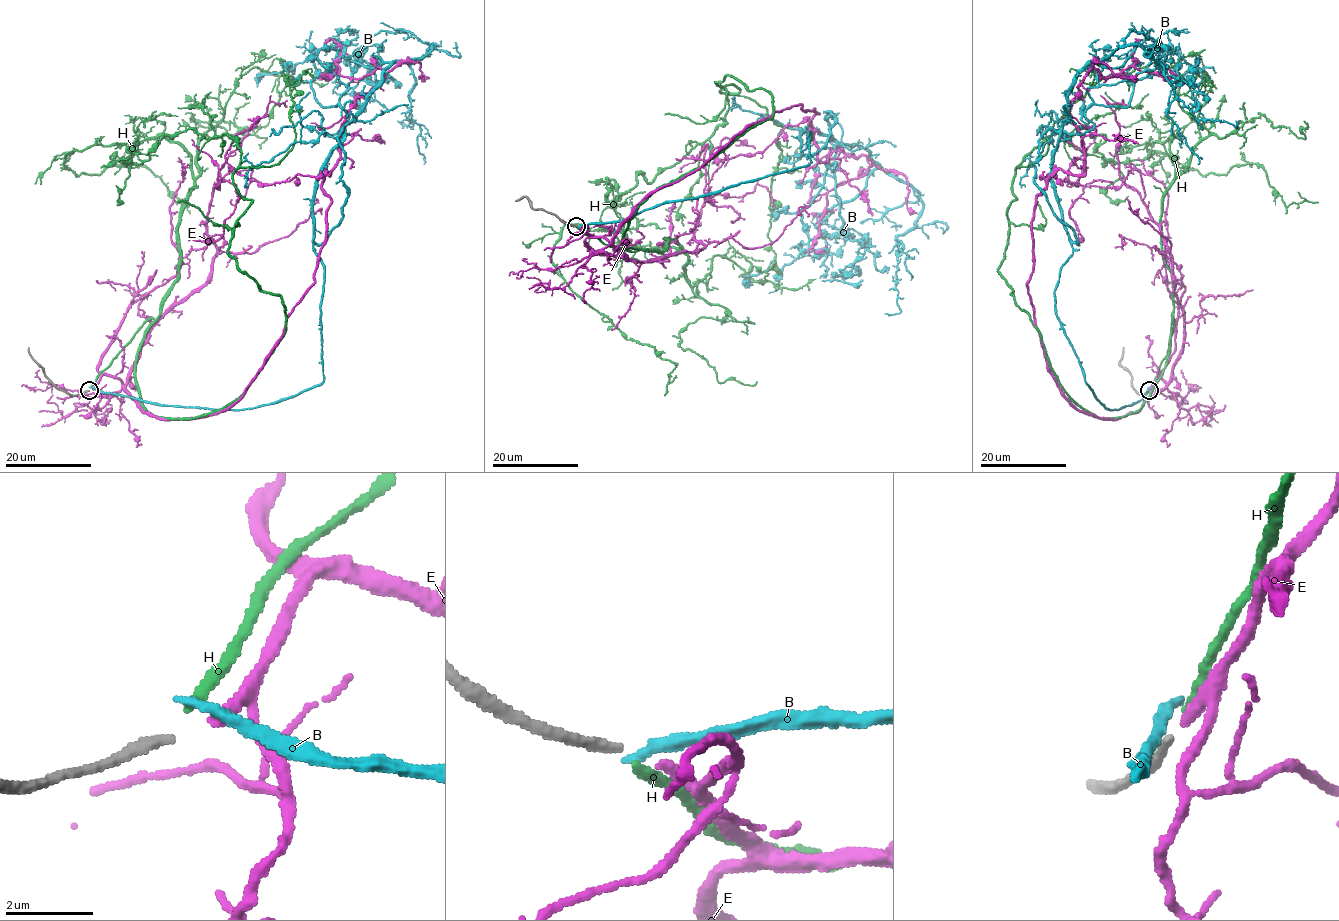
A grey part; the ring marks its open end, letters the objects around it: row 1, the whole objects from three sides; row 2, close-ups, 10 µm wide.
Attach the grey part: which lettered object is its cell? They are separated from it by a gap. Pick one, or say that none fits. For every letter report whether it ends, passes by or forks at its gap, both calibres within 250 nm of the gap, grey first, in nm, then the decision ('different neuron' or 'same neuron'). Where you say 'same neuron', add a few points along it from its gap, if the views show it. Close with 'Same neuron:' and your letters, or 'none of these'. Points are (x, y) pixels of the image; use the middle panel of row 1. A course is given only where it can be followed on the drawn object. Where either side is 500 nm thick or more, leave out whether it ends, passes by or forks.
B: it ends | 200/240 nm | different neuron
E: it ends | 200/280 nm | same neuron | via (580, 227), (610, 243), (653, 191), (801, 105), (818, 162), (837, 146), (871, 162), (827, 193), (827, 245)
H: it ends | 200/200 nm | different neuron
Same neuron: E

